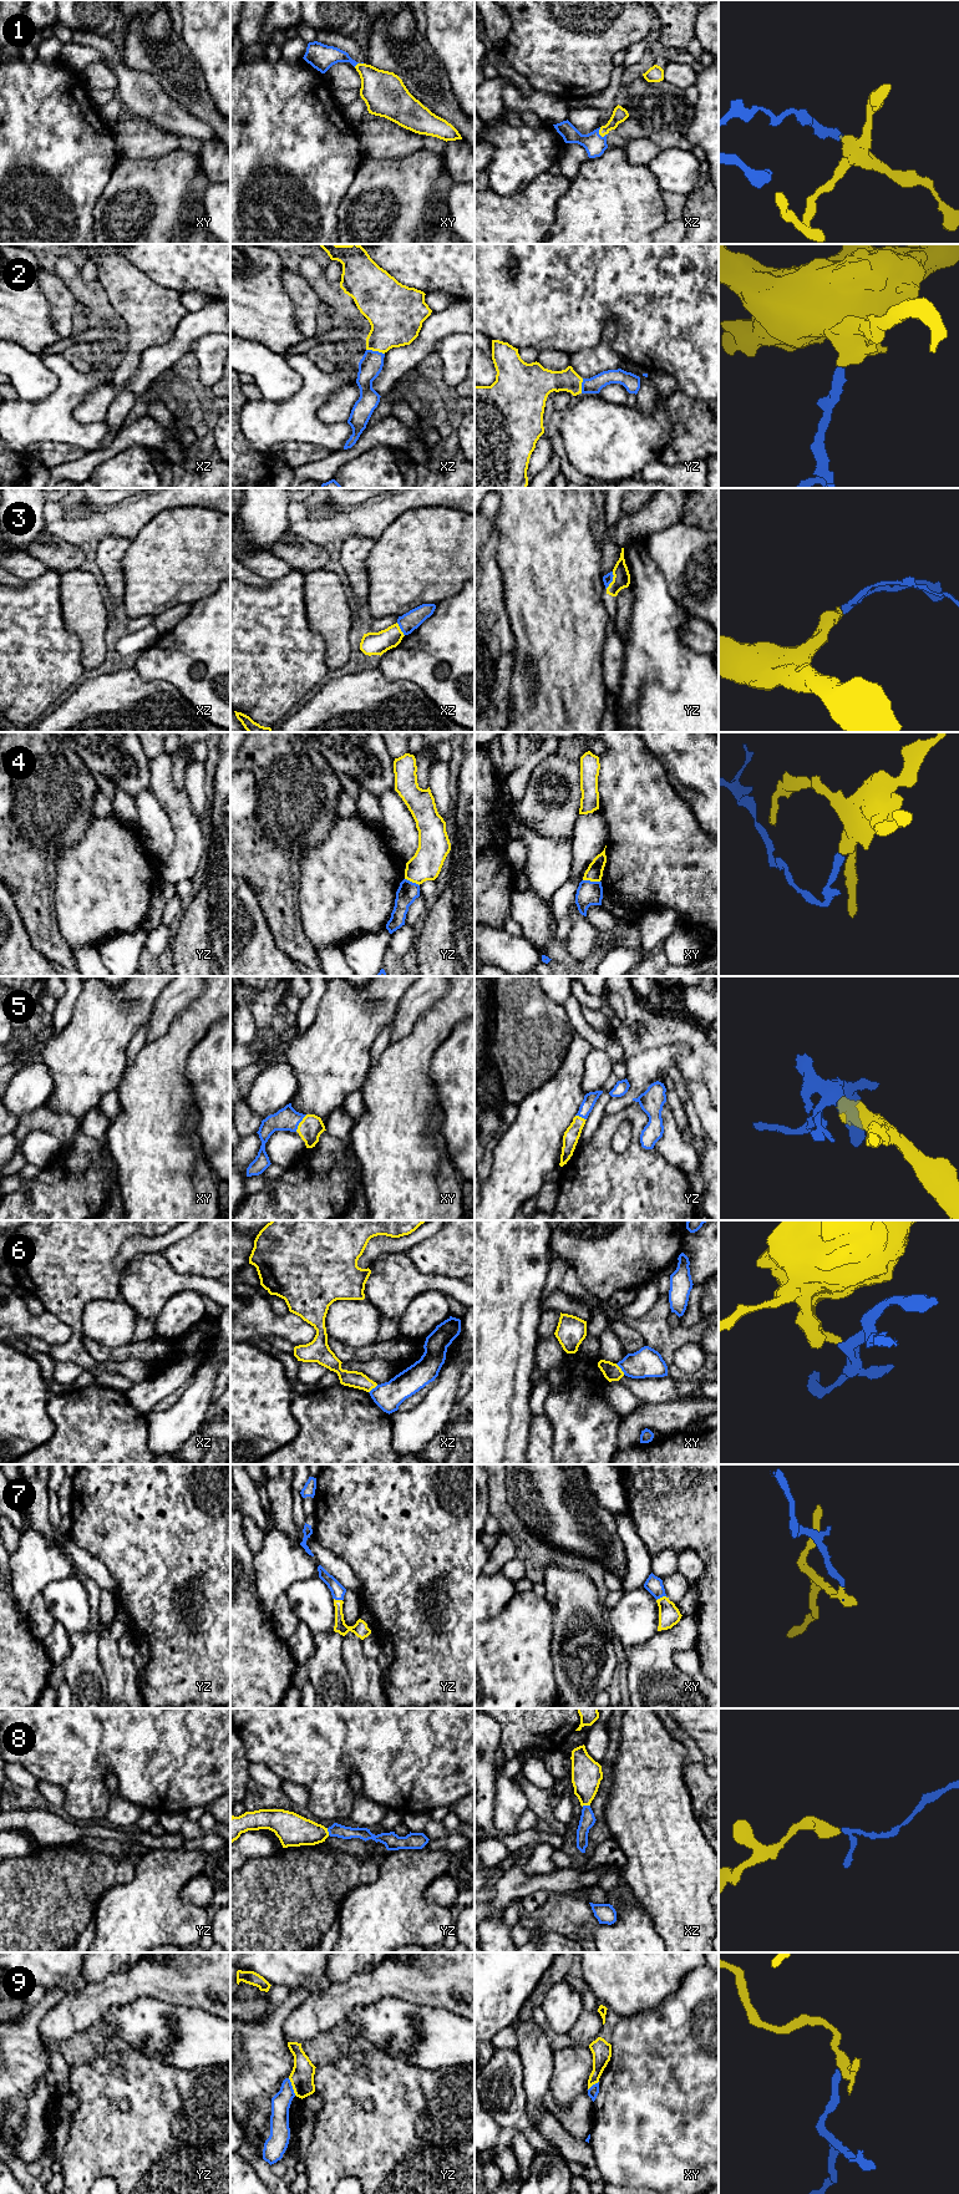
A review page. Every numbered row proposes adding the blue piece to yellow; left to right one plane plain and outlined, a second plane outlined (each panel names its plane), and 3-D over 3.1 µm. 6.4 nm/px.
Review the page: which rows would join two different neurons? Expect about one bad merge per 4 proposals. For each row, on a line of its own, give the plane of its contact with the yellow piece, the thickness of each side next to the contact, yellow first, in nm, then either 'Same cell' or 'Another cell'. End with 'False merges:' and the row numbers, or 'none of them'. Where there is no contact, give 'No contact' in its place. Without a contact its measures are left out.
1: Touches yellow in xz. Thickness 100 nm (yellow) against 140 nm. Same cell
2: Touches yellow in xz. Thickness 340 nm (yellow) against 150 nm. Same cell
3: Touches yellow in yz. Thickness 110 nm (yellow) against 60 nm. Another cell
4: Touches yellow in xy. Thickness 110 nm (yellow) against 160 nm. Another cell
5: Touches yellow in xy. Thickness 150 nm (yellow) against 150 nm. Same cell
6: Touches yellow in xy. Thickness 110 nm (yellow) against 190 nm. Another cell
7: Touches yellow in xy. Thickness 140 nm (yellow) against 110 nm. Same cell
8: Touches yellow in xz. Thickness 190 nm (yellow) against 100 nm. Same cell
9: Touches yellow in yz. Thickness 160 nm (yellow) against 130 nm. Another cell
False merges: 3, 4, 6, 9

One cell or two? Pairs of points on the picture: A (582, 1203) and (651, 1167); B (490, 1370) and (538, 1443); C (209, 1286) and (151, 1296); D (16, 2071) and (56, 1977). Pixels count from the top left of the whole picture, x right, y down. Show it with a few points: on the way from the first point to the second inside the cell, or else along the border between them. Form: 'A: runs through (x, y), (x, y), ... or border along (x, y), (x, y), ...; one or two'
A: runs through (599, 1203), (615, 1203), (634, 1184); one
B: border along (533, 1416), (529, 1423), (529, 1441), (526, 1451); two
C: runs through (194, 1283), (166, 1283); one
D: border along (46, 1991), (60, 1987), (66, 1994); two

